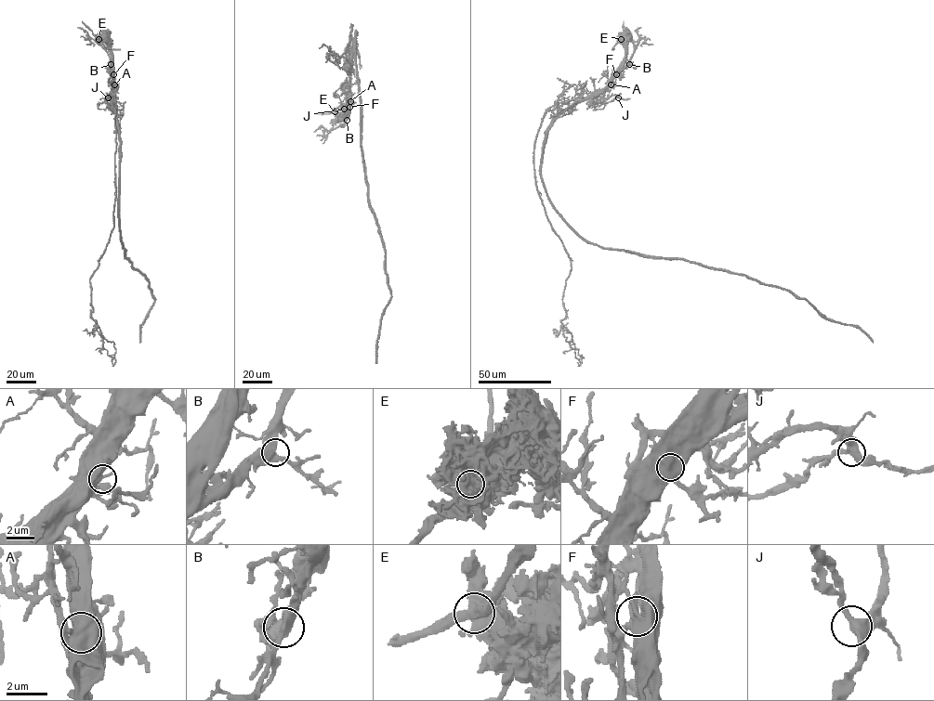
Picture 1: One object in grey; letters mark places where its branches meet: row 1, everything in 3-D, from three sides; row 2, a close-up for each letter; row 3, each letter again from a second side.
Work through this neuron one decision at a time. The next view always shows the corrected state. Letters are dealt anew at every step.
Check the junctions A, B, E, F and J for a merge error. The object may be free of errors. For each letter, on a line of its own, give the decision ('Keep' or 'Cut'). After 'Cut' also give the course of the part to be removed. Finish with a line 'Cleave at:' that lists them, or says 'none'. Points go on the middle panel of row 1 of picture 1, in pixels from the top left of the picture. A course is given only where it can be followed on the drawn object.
A: Keep
B: Keep
E: Cut. Course of the part to remove: (335, 111), (342, 104), (356, 102)
F: Keep
J: Keep
Cleave at: E

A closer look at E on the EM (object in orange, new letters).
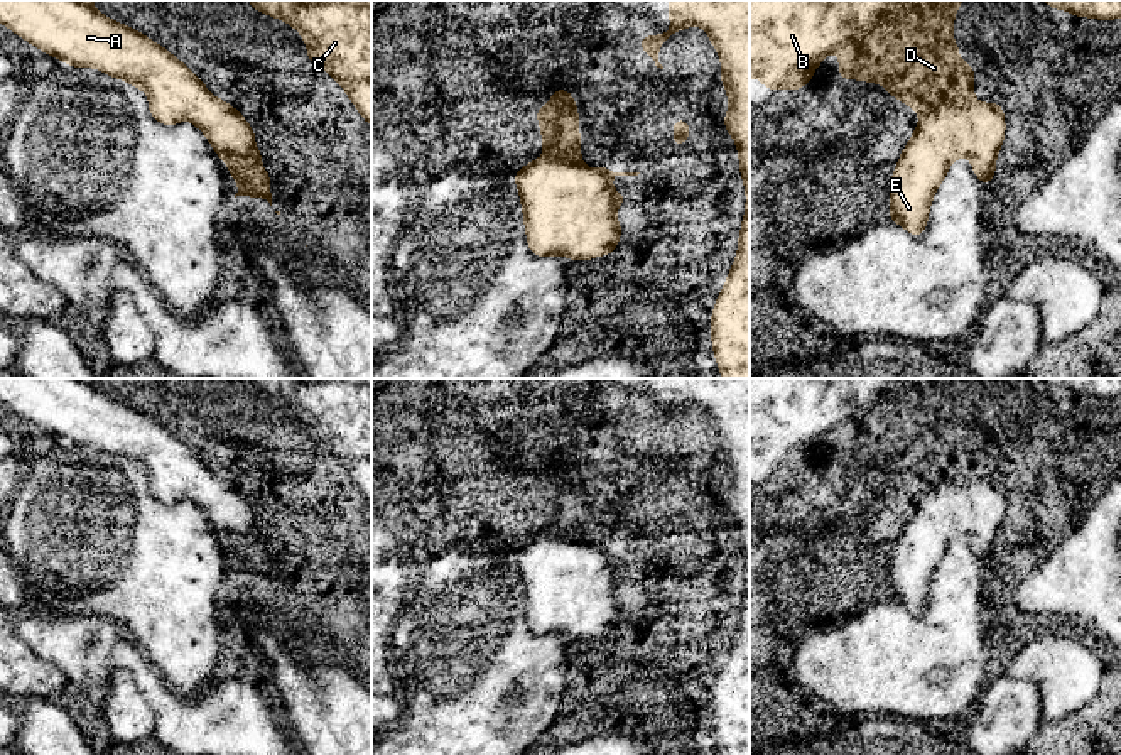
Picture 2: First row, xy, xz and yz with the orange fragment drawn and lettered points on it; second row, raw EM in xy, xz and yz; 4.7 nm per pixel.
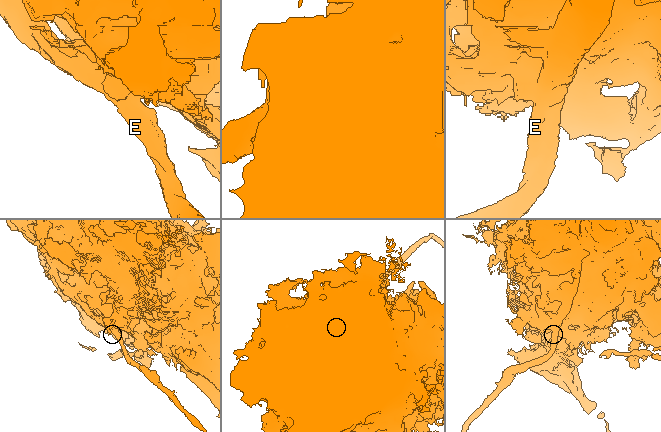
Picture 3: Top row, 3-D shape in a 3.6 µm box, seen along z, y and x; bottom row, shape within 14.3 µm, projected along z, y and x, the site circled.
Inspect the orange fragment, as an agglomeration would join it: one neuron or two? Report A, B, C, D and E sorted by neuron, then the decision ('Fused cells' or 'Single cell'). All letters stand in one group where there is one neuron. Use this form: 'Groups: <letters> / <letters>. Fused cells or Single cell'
Groups: A E / B C D. Fused cells

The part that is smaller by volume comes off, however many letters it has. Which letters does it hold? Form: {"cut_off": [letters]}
{"cut_off": ["A", "E"]}

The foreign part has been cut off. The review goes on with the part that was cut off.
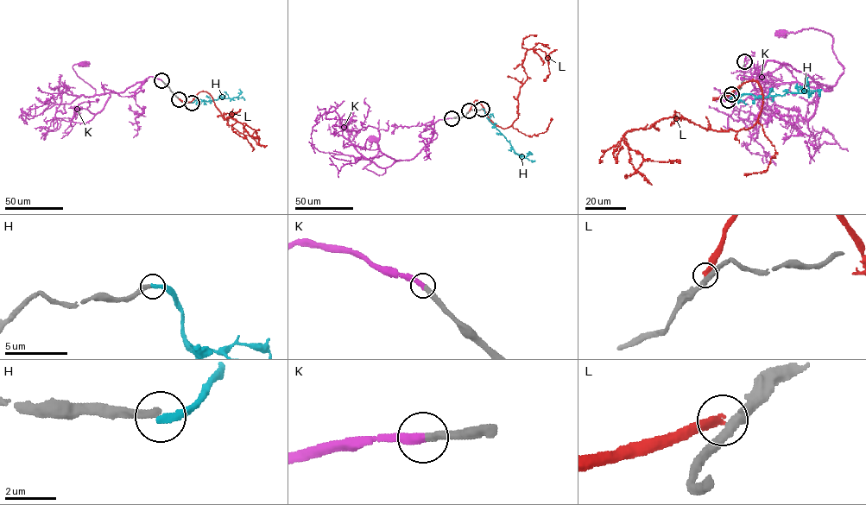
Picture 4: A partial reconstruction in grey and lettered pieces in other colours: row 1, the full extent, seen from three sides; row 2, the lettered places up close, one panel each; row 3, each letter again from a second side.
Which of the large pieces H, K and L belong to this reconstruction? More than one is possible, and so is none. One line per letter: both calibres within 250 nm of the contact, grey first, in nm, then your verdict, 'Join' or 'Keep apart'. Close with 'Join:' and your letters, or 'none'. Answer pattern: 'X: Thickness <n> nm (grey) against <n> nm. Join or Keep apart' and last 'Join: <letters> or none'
H: Thickness 280 nm (grey) against 340 nm. Keep apart
K: Thickness 360 nm (grey) against 420 nm. Join
L: Thickness 360 nm (grey) against 360 nm. Keep apart
Join: K

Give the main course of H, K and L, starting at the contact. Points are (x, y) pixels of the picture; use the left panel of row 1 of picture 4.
H: (192, 103), (197, 99), (208, 101), (238, 97), (238, 89)
K: (161, 80), (148, 76), (139, 87), (147, 79), (118, 92), (59, 92), (57, 127), (42, 133), (44, 137)
L: (179, 99), (190, 102), (207, 92), (224, 119), (237, 112), (232, 118), (254, 129), (260, 138), (255, 139)

